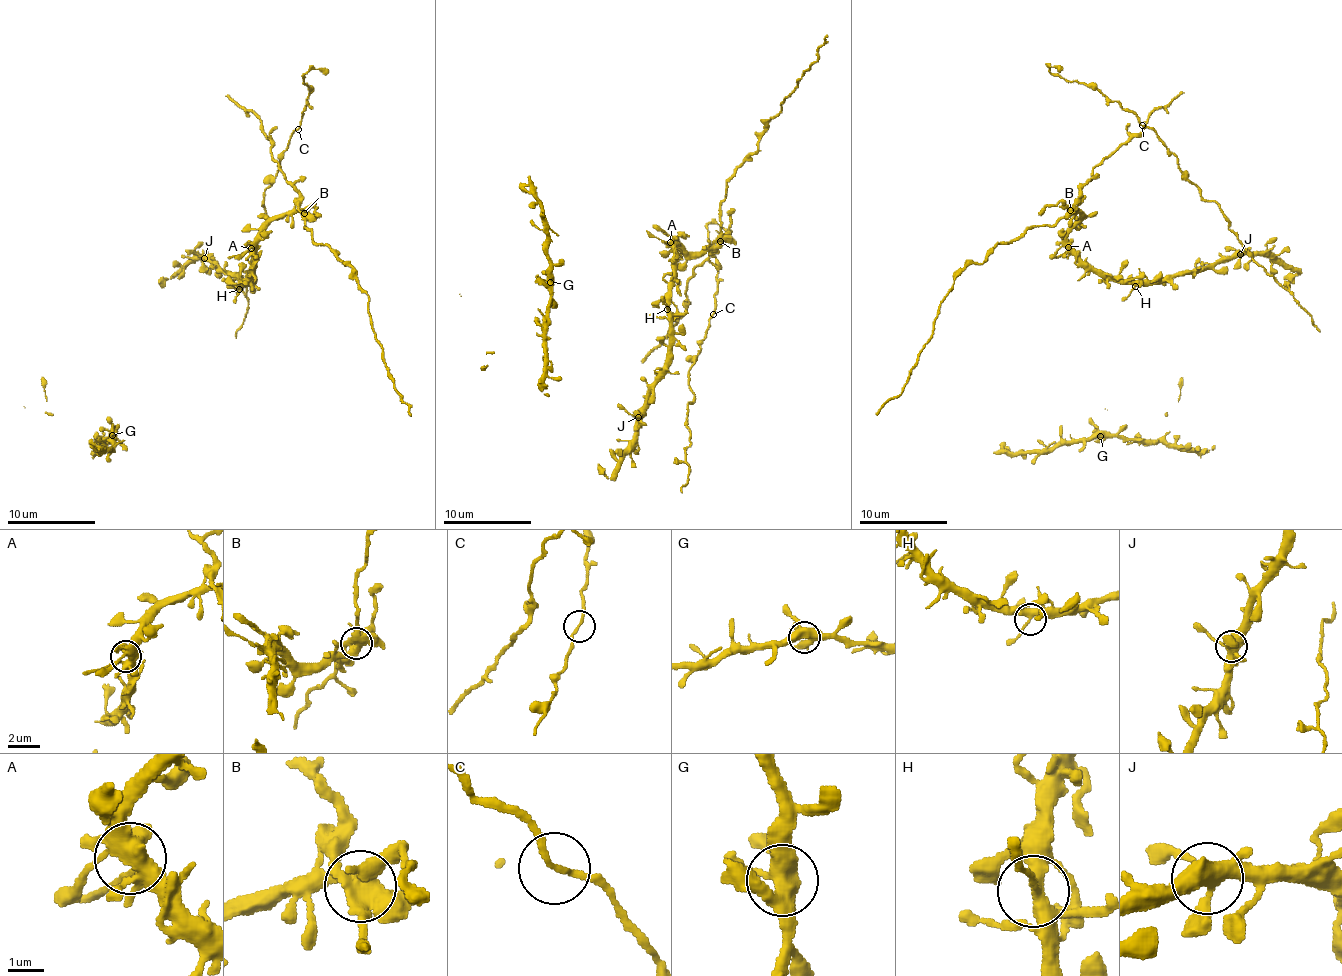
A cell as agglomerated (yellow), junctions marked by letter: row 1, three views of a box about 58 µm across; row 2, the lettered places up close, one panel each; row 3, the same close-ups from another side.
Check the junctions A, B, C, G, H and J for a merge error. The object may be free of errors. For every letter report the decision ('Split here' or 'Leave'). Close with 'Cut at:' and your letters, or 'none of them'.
A: Leave
B: Split here
C: Leave
G: Leave
H: Leave
J: Leave
Cut at: B

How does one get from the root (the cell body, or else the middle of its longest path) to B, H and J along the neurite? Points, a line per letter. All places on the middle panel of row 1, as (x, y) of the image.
B: (677, 244), (680, 242), (688, 251), (704, 251), (720, 240)
H: (677, 244), (676, 276), (670, 289), (671, 305), (667, 309)
J: (677, 244), (676, 276), (668, 298), (670, 344), (666, 370), (649, 395), (647, 408), (638, 417)

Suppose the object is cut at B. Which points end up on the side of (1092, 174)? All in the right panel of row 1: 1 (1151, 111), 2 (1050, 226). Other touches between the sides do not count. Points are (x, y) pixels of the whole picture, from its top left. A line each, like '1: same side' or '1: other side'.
1: same side
2: same side

